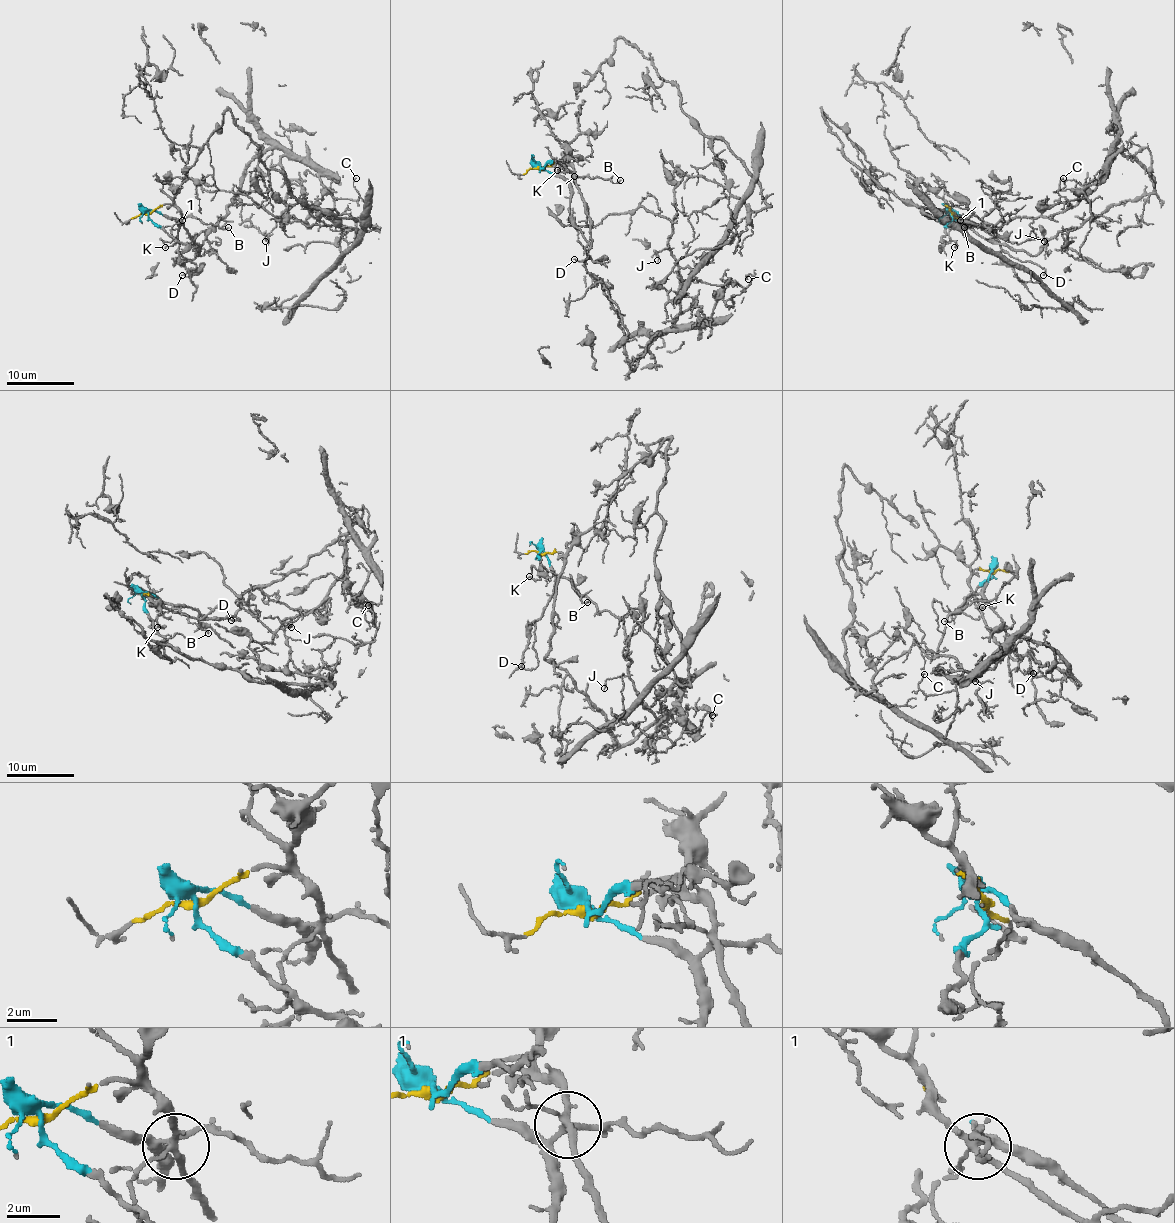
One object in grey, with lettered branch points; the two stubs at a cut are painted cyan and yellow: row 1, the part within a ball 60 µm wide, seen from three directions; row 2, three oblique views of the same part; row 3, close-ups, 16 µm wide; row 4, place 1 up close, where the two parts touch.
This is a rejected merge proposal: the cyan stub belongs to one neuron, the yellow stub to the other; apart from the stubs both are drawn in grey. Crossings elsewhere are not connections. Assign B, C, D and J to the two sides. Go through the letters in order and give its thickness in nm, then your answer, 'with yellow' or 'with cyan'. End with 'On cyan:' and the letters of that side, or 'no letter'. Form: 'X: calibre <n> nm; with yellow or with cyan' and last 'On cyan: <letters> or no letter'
B: calibre 120 nm; with cyan
C: calibre 110 nm; with yellow
D: calibre 100 nm; with cyan
J: calibre 100 nm; with yellow
On cyan: B, D

